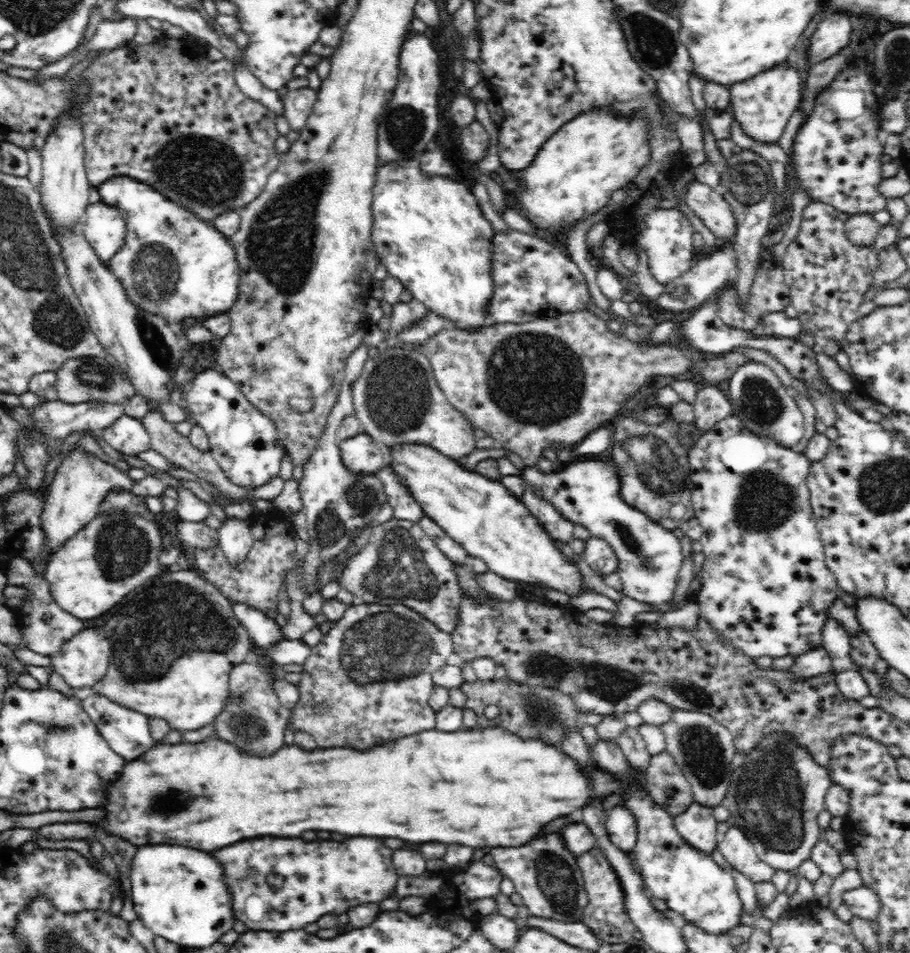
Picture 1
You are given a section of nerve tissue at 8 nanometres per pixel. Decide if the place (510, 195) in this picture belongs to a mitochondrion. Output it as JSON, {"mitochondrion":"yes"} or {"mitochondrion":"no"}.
{"mitochondrion":"no"}

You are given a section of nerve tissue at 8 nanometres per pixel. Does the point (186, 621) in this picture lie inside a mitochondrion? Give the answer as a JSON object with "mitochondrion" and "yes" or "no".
{"mitochondrion":"yes"}

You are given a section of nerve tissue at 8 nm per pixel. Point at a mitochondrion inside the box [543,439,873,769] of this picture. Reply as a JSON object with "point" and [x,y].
{"point":[766,502]}

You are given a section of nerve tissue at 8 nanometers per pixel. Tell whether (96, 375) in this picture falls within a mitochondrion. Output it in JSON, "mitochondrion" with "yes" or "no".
{"mitochondrion":"yes"}

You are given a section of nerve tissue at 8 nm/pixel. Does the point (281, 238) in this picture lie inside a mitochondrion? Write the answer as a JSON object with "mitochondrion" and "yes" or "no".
{"mitochondrion":"yes"}

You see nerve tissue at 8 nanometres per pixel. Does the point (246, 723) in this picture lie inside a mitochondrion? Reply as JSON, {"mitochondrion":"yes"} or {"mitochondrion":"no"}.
{"mitochondrion":"yes"}

